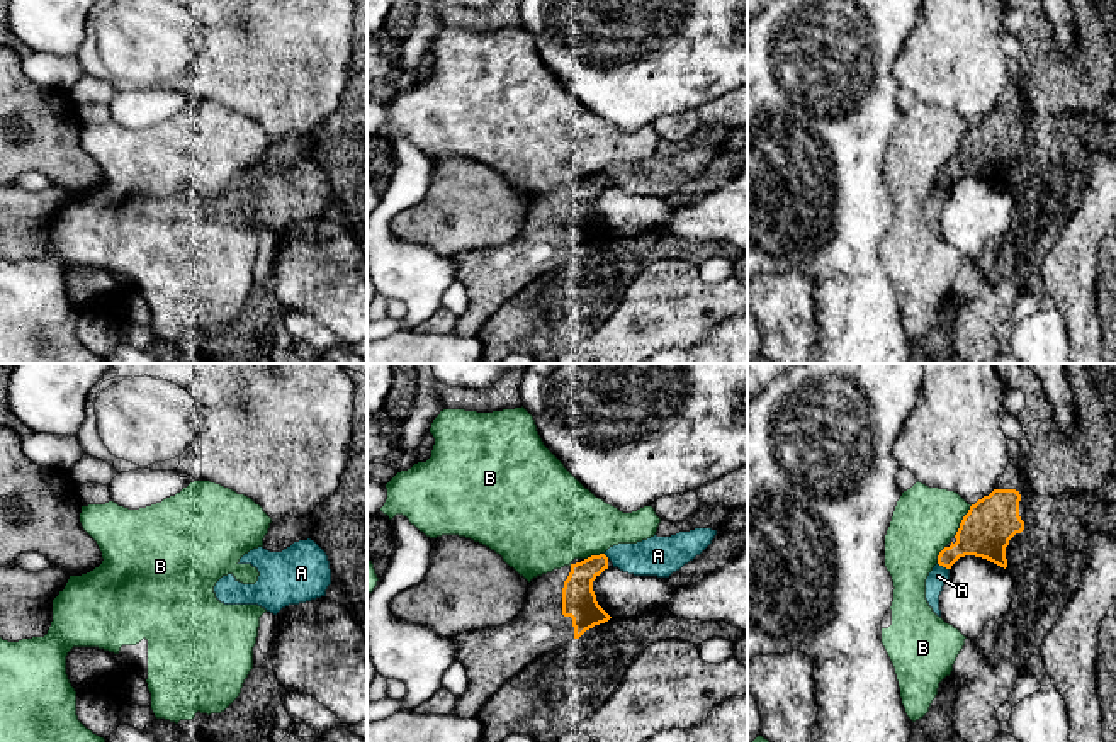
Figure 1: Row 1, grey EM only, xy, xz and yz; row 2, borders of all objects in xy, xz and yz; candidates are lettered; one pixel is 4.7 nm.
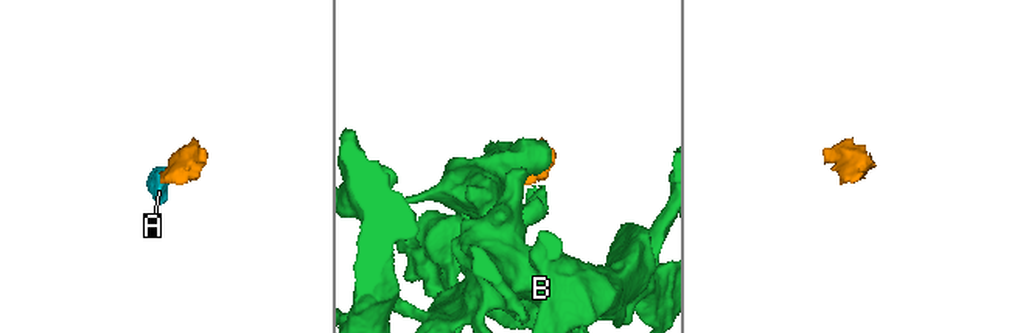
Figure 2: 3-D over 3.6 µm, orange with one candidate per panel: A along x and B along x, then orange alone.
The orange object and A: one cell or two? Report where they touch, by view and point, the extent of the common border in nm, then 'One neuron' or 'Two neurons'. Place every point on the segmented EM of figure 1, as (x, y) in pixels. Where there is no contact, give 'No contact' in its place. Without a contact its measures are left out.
Touches orange at yz (943, 566). Shared border 70 nm. Two neurons

